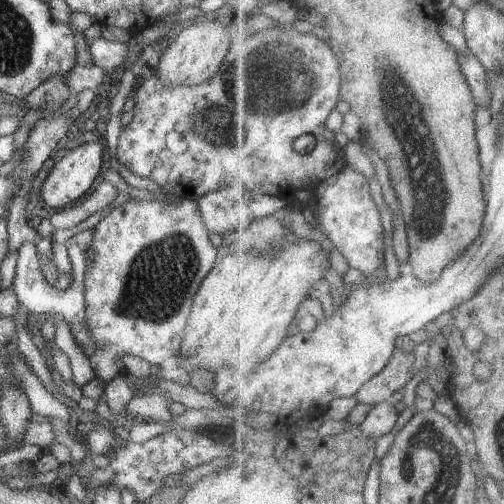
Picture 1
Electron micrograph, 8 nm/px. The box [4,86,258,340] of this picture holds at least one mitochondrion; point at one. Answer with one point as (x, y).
(167, 268)

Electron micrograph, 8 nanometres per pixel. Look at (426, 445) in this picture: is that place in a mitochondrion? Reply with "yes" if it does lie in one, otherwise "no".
yes

